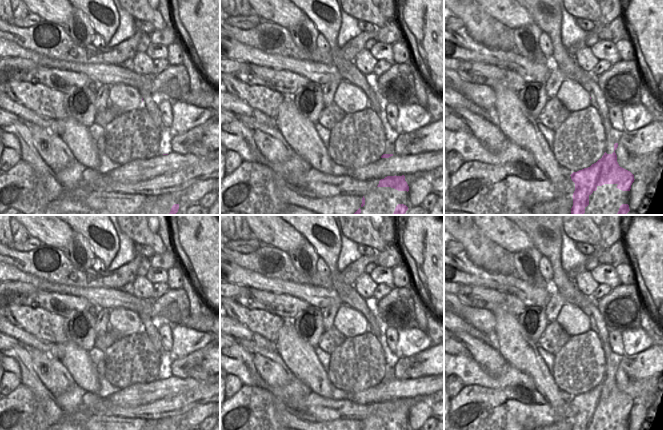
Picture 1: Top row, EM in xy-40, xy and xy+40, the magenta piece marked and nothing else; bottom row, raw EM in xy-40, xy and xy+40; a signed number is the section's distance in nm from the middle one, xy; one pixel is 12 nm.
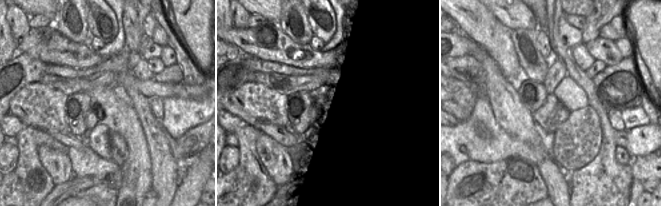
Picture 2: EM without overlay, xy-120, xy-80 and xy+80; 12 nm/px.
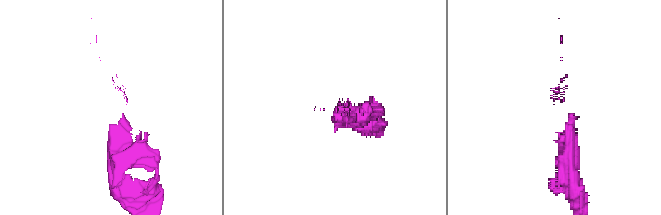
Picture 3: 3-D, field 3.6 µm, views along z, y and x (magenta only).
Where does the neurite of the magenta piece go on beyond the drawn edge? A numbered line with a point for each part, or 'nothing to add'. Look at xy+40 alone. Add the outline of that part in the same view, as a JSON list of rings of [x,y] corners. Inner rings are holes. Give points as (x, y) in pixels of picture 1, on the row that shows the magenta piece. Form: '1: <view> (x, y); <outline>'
nothing to add

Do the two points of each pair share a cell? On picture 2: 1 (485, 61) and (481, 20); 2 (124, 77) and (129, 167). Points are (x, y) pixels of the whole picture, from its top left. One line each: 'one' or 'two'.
1: two
2: two

